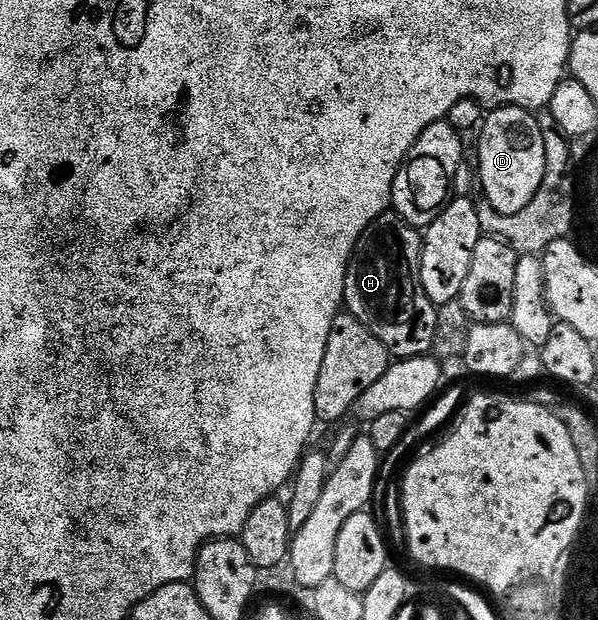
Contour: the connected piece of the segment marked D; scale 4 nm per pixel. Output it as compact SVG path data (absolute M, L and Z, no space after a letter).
M499 106L485 115L478 136L476 176L483 182L486 200L496 212L516 215L528 208L544 180L544 136L538 118L529 110L521 110L519 106Z

